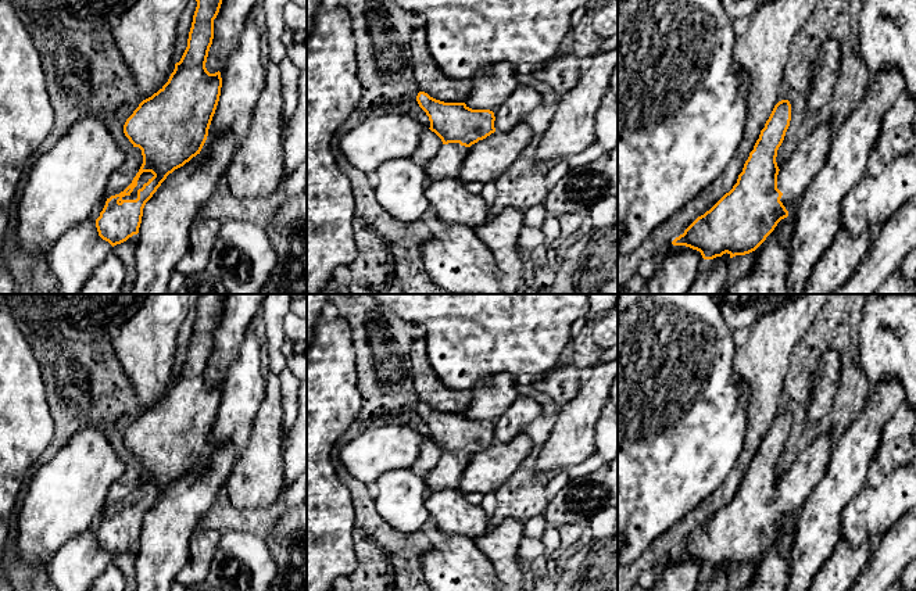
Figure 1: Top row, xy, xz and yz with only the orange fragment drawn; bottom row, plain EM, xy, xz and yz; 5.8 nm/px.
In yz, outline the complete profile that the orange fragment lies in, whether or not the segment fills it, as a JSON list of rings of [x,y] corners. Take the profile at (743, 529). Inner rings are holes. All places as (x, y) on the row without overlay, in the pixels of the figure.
[[[779,412],[765,438],[761,441],[754,461],[738,486],[737,494],[709,522],[698,527],[683,545],[676,548],[673,556],[686,556],[701,563],[704,570],[713,570],[729,565],[745,566],[755,562],[774,541],[777,534],[788,527],[786,516],[797,515],[806,498],[827,472],[833,448],[831,434],[820,434],[808,441],[806,448],[798,455],[794,465],[777,477],[777,461],[781,456],[791,431],[791,415]]]

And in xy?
[[[200,294],[196,301],[197,318],[189,343],[187,358],[168,393],[151,408],[143,411],[124,436],[124,444],[139,458],[143,474],[132,494],[119,505],[107,509],[100,527],[96,530],[99,547],[112,558],[139,544],[143,519],[161,494],[175,480],[183,477],[200,465],[215,425],[222,388],[221,383],[210,384],[205,379],[214,350],[214,330],[217,329],[226,294]]]

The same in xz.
[[[425,402],[418,404],[416,412],[429,427],[429,440],[443,452],[426,476],[429,491],[459,488],[469,458],[495,443],[494,423],[472,420],[465,413],[444,413]]]

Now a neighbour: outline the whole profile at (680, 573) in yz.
[[[670,555],[661,579],[648,591],[726,591],[730,565],[704,570],[701,563]]]

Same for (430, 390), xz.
[[[425,339],[412,343],[409,365],[419,402],[444,413],[466,412],[473,400],[472,391],[451,390],[439,379],[429,363]]]

